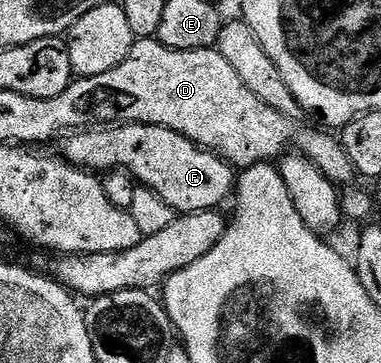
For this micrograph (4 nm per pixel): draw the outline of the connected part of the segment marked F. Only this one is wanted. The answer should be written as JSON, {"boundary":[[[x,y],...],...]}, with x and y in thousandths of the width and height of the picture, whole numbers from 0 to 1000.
{"boundary":[[[339,336],[291,342],[278,353],[239,353],[226,364],[197,364],[168,397],[163,433],[220,468],[278,474],[283,468],[336,468],[354,488],[367,515],[412,529],[433,562],[444,562],[470,590],[504,590],[530,579],[559,579],[583,570],[583,556],[609,543],[622,499],[619,471],[588,435],[538,413],[514,391],[499,391],[486,375],[454,364],[430,347],[383,347]]]}

